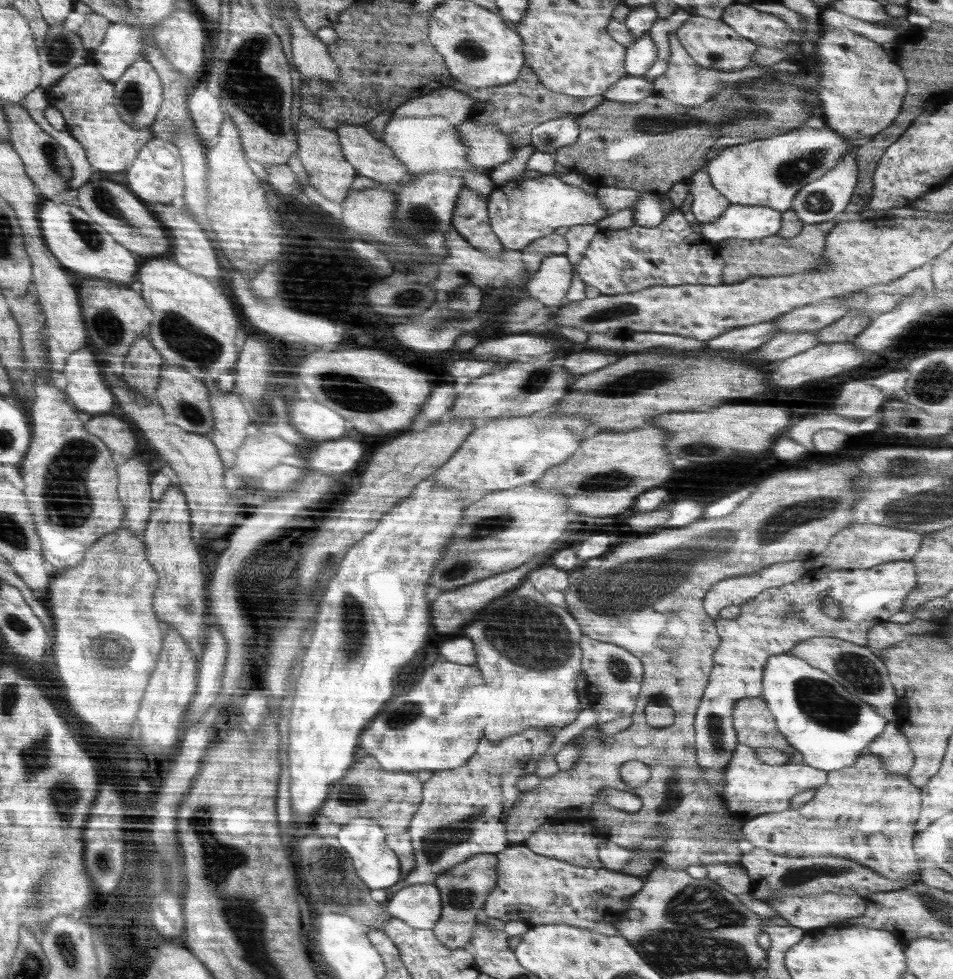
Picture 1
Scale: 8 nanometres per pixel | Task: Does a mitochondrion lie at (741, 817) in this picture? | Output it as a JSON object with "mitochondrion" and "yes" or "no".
{"mitochondrion":"no"}

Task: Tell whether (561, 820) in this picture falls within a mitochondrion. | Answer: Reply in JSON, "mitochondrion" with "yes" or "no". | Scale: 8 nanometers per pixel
{"mitochondrion":"no"}

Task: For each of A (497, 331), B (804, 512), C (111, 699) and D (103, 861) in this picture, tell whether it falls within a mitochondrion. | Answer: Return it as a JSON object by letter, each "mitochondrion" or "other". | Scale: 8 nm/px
{"A":"other","B":"mitochondrion","C":"other","D":"mitochondrion"}

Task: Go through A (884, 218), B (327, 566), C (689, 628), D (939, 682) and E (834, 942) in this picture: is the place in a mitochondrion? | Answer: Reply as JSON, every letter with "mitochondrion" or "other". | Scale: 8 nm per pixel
{"A":"other","B":"mitochondrion","C":"other","D":"other","E":"other"}

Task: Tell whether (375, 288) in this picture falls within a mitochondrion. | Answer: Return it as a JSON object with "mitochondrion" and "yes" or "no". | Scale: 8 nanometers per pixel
{"mitochondrion":"no"}

